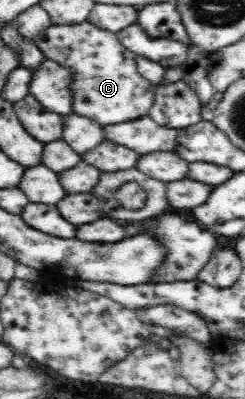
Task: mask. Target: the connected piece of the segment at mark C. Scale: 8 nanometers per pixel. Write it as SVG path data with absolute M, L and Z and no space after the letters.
M91 22L52 25L35 42L46 59L74 70L72 109L101 126L116 125L148 116L155 98L155 85L136 69L136 53L120 44L114 33Z

